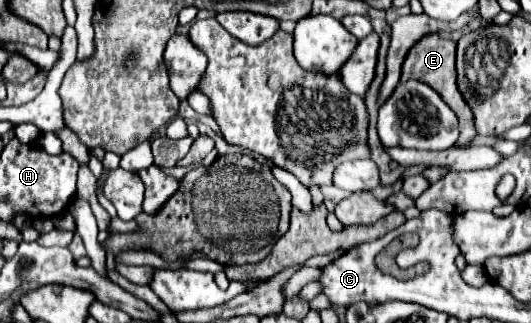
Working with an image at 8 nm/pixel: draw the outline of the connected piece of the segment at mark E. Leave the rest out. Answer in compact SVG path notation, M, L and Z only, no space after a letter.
M427 34L423 40L419 40L407 54L405 62L403 62L403 74L401 74L401 82L407 80L419 80L419 82L427 82L441 98L443 102L447 102L447 106L451 106L451 110L457 114L459 118L459 138L455 142L457 148L461 146L469 146L473 144L473 140L477 138L477 130L475 130L475 120L471 116L471 110L467 108L465 98L459 94L459 86L457 86L457 68L455 68L455 48L457 44L453 40L445 40L439 34Z

